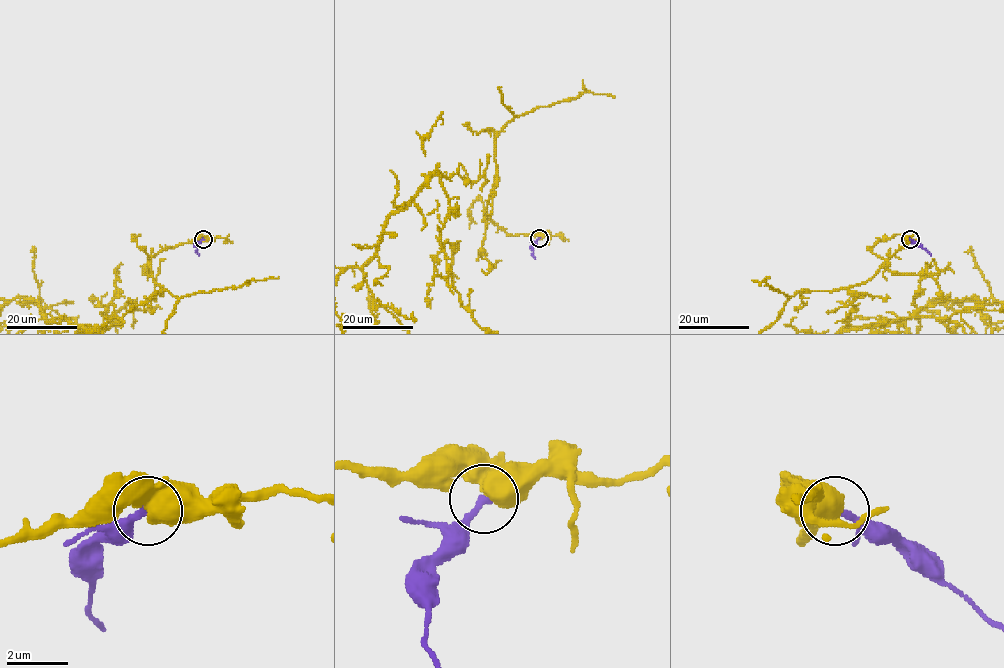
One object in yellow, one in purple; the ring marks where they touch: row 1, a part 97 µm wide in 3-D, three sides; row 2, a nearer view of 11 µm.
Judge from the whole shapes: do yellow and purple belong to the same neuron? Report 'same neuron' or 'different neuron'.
different neuron

